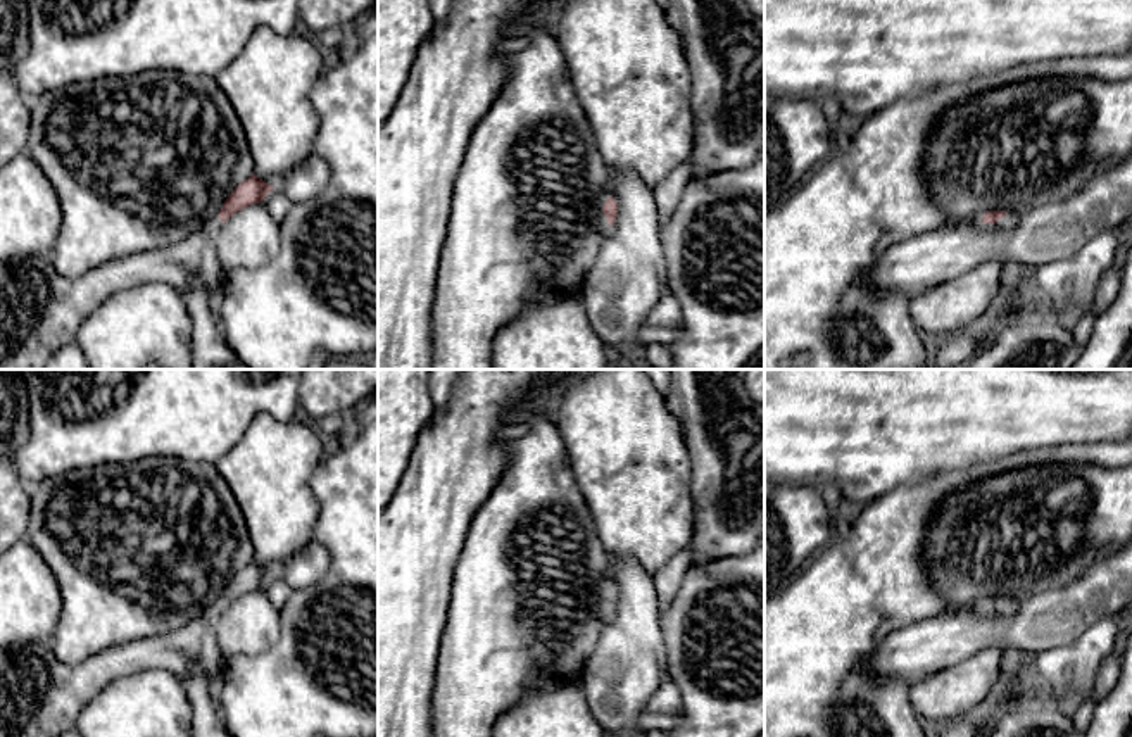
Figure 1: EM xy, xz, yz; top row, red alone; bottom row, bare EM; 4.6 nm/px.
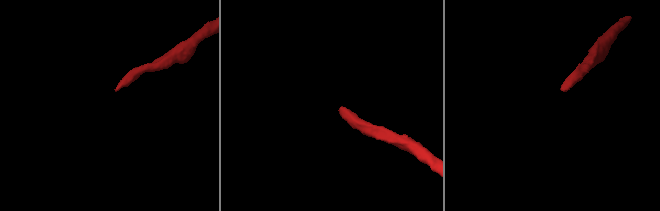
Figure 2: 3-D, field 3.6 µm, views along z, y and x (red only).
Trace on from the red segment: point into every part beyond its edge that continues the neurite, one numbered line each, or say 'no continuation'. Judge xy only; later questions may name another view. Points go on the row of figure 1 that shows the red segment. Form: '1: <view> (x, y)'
1: xy (40, 311)

